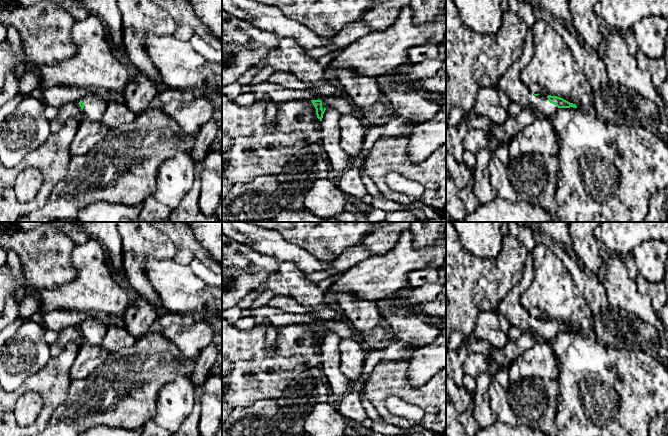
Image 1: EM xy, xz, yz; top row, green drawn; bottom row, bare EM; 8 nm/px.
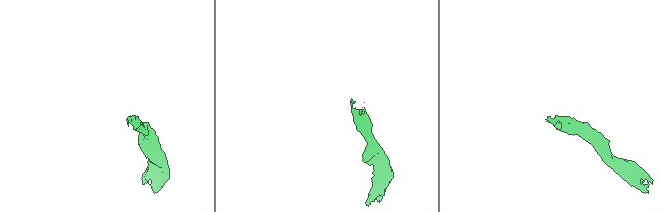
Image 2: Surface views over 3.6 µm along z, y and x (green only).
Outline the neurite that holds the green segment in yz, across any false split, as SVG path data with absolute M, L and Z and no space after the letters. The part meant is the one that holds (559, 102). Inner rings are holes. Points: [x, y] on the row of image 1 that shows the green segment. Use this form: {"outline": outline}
{"outline": "M529 30L520 58L499 78L496 88L507 94L512 102L518 103L524 108L534 109L540 117L549 118L559 108L577 108L575 104L557 96L543 97L539 94L532 94L529 87L523 84L520 80L520 72L531 60L534 53L534 41L532 32Z"}

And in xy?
{"outline": "M94 94L86 95L78 104L83 110L84 116L92 121L100 121L107 109L107 102Z"}

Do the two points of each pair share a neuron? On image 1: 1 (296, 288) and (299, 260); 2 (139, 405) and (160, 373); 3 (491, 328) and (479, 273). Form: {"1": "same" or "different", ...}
{"1": "different", "2": "same", "3": "different"}

